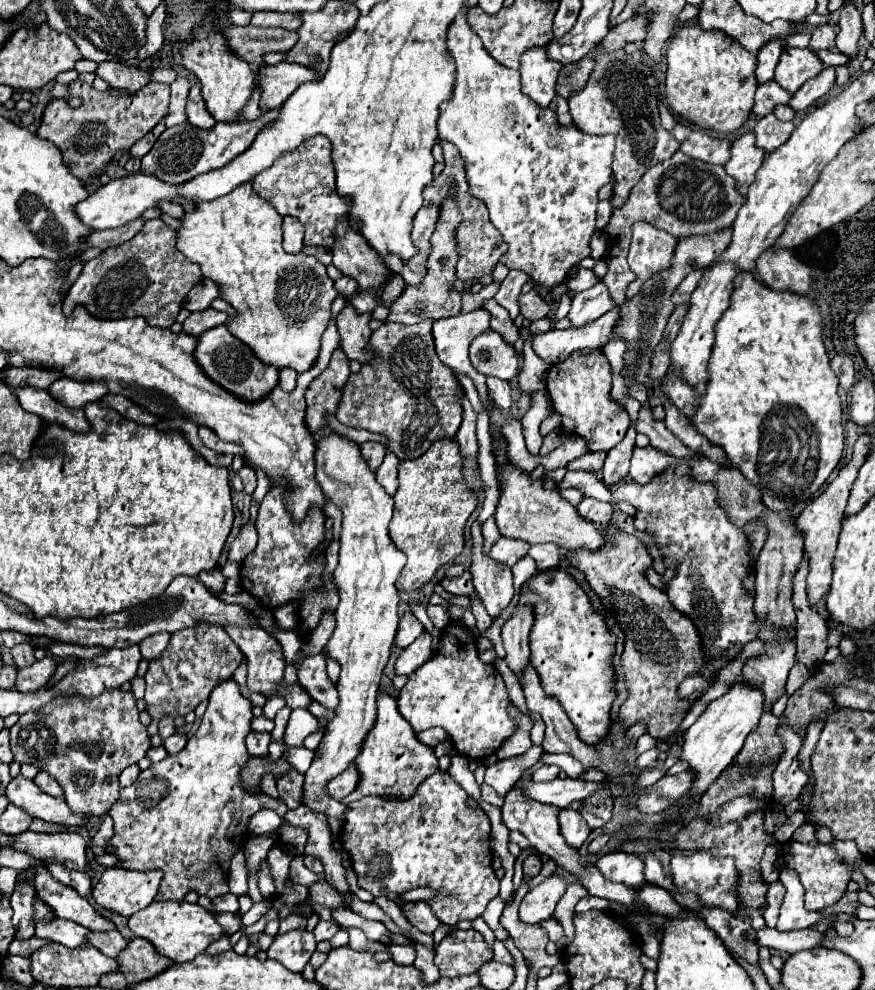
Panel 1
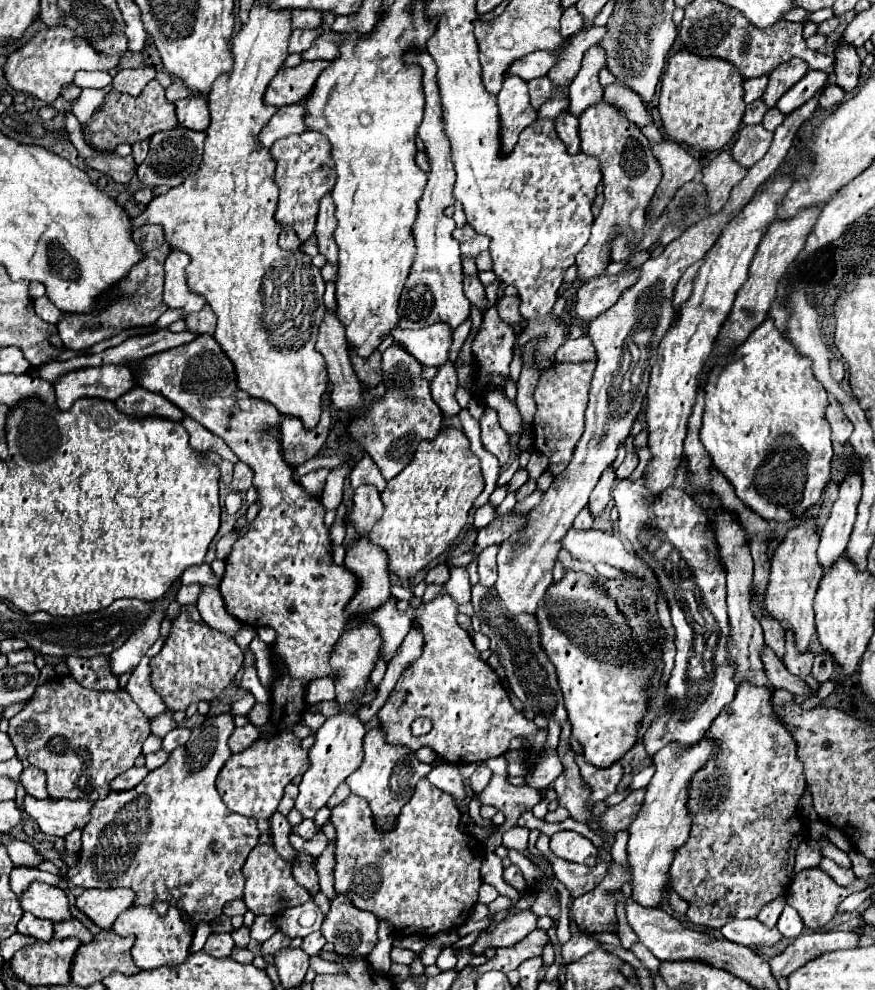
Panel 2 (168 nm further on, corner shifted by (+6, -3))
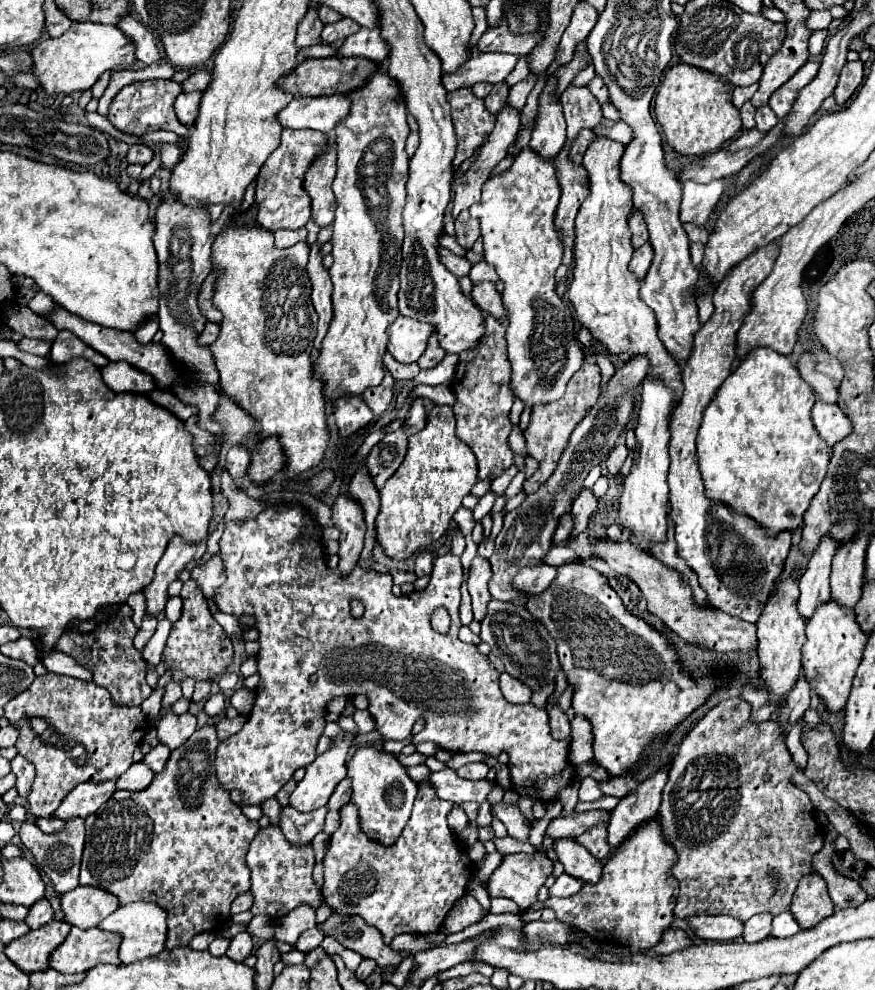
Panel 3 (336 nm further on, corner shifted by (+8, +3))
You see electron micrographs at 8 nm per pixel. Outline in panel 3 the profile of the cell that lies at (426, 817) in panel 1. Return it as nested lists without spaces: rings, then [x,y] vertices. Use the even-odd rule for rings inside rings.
[[[429,781],[419,783],[413,813],[393,845],[369,839],[359,825],[359,809],[347,803],[339,809],[341,827],[331,835],[323,859],[323,897],[333,911],[361,915],[383,933],[385,943],[399,933],[433,933],[441,927],[449,909],[467,893],[473,861],[463,851],[447,825],[451,801],[439,799]]]

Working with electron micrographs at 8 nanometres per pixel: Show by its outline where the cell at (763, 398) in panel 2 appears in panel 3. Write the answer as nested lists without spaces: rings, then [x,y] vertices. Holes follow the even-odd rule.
[[[769,347],[751,349],[723,381],[703,413],[703,425],[697,437],[697,457],[707,497],[733,505],[733,509],[753,517],[769,533],[799,527],[829,465],[829,447],[811,421],[813,405],[815,393],[811,385],[801,379],[791,355],[781,355]]]

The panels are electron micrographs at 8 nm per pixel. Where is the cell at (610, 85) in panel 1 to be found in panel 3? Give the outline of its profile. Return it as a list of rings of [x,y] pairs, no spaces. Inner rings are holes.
[[[597,135],[591,145],[587,147],[585,155],[583,155],[583,167],[589,171],[589,185],[591,185],[591,193],[585,199],[585,203],[579,209],[579,215],[575,219],[575,247],[573,247],[573,281],[569,285],[569,301],[573,303],[577,317],[581,321],[583,327],[587,327],[591,331],[591,335],[601,341],[609,353],[619,355],[623,361],[629,359],[631,355],[643,353],[649,357],[651,365],[649,371],[657,373],[659,377],[665,377],[665,381],[669,381],[669,387],[675,391],[677,399],[683,393],[683,383],[681,383],[681,369],[677,365],[677,361],[673,361],[673,357],[667,353],[665,345],[659,341],[657,337],[657,319],[653,309],[649,309],[641,297],[639,297],[639,279],[633,277],[633,273],[629,271],[629,261],[633,257],[633,243],[631,243],[631,231],[629,231],[629,215],[633,211],[633,189],[621,181],[621,157],[623,157],[625,145]]]

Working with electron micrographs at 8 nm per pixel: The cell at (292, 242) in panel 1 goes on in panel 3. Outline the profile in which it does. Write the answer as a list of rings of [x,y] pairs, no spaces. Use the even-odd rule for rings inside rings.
[[[279,229],[279,231],[275,231],[275,245],[277,247],[289,247],[289,245],[295,245],[299,241],[305,241],[305,239],[307,239],[305,229],[297,229],[297,231]]]

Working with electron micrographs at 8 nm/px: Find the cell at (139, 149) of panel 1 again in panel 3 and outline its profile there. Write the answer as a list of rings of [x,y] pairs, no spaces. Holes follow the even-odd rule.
[[[131,145],[129,153],[127,153],[127,161],[129,163],[141,163],[147,165],[153,159],[153,149],[147,145]]]

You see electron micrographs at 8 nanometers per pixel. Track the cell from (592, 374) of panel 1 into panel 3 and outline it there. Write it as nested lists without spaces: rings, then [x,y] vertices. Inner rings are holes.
[[[583,363],[581,369],[569,379],[567,391],[559,401],[539,403],[533,407],[531,421],[529,421],[529,427],[525,431],[525,441],[527,441],[529,455],[539,461],[539,469],[533,473],[533,477],[525,479],[523,489],[527,493],[537,491],[539,485],[545,483],[549,479],[549,475],[553,473],[553,469],[557,467],[557,461],[559,461],[559,457],[561,457],[561,453],[569,441],[569,435],[573,433],[573,429],[581,421],[583,413],[587,413],[591,409],[591,405],[595,405],[595,401],[599,397],[599,383],[601,383],[599,367],[595,363]]]

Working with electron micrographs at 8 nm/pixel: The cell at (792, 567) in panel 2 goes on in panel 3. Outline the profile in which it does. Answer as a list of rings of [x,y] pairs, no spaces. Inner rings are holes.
[[[797,571],[791,573],[785,579],[775,579],[773,583],[773,595],[769,595],[763,613],[757,621],[757,639],[759,639],[759,667],[761,677],[765,685],[773,691],[773,703],[767,705],[761,711],[753,711],[753,721],[767,721],[775,709],[775,703],[779,703],[783,697],[787,697],[789,689],[793,687],[793,681],[801,675],[801,649],[805,645],[805,619],[801,617],[797,609],[799,599],[799,577]]]

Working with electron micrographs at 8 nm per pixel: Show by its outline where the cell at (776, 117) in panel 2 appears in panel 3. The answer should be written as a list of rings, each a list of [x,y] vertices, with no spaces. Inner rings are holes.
[[[765,105],[765,107],[759,107],[757,109],[755,121],[757,121],[757,129],[759,131],[771,131],[777,125],[779,117],[773,113],[773,109],[769,105]]]

